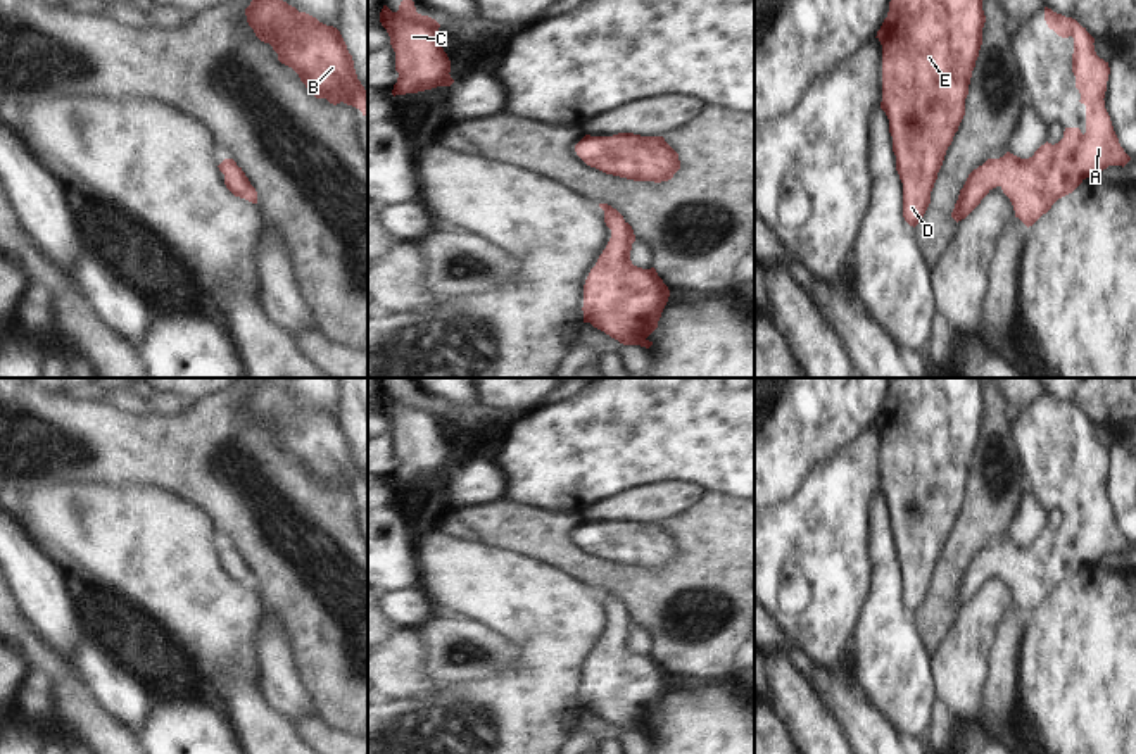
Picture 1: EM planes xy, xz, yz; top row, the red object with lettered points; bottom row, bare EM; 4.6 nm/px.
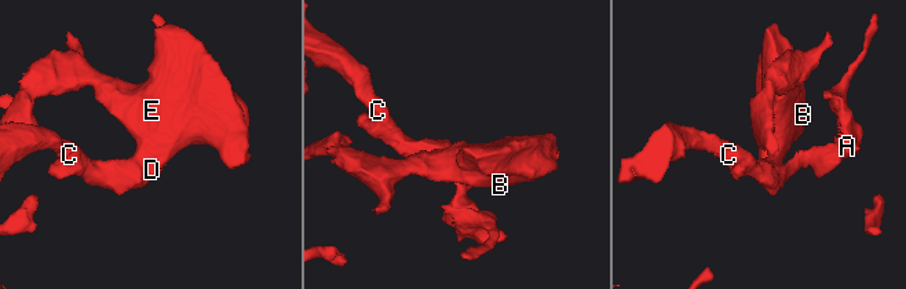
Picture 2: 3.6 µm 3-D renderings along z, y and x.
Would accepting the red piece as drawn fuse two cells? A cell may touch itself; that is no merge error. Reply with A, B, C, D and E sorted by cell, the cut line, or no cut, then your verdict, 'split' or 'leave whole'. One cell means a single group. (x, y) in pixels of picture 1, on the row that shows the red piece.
A B C D E | no cut | leave whole

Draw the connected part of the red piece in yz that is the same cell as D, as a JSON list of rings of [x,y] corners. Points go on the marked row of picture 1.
[[[891,0],[877,31],[882,45],[880,109],[889,119],[896,171],[903,183],[903,217],[913,228],[931,204],[946,150],[965,116],[984,22],[982,0]]]

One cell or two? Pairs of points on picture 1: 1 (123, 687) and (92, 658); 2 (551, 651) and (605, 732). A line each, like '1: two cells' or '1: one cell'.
1: one cell
2: two cells

